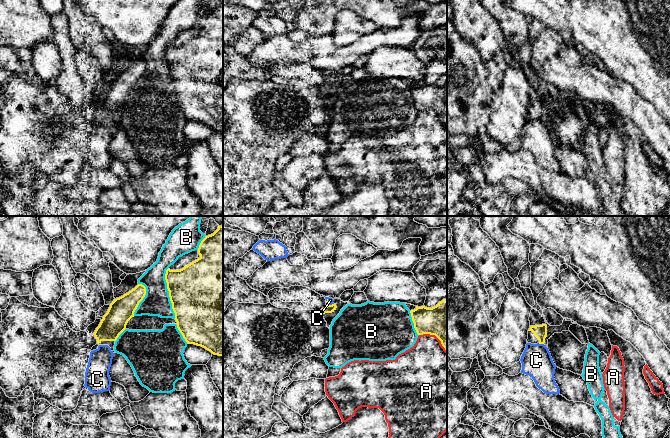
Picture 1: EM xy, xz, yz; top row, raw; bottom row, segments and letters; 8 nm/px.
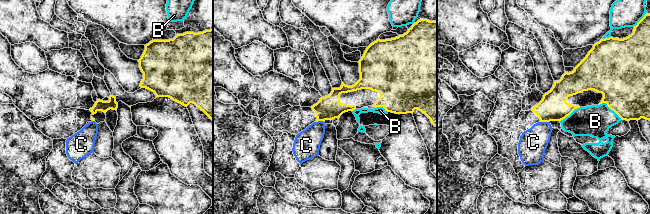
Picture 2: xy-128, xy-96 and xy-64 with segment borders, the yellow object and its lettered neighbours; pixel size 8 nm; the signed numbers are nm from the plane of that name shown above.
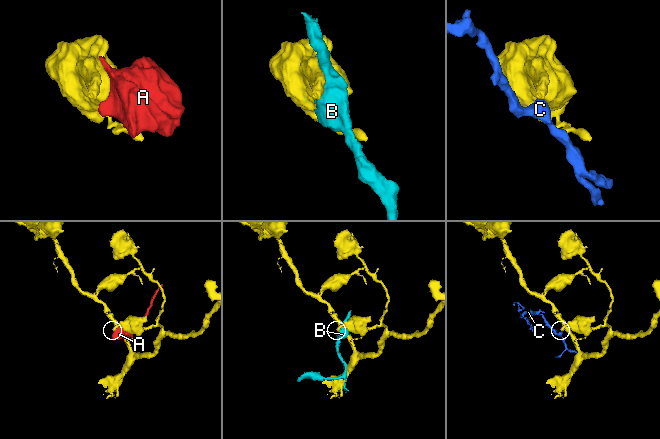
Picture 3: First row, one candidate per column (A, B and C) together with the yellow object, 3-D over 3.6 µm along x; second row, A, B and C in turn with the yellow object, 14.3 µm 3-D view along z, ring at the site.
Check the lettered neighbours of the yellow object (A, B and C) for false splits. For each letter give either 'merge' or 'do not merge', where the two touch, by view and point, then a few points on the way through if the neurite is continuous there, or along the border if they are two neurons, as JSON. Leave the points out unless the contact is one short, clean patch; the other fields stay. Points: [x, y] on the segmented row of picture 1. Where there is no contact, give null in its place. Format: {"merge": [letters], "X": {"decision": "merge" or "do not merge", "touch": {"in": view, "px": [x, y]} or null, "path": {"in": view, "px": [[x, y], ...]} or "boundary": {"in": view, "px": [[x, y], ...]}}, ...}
{"merge": [], "A": {"decision": "do not merge", "touch": {"in": "xz", "px": [435, 335]}}, "B": {"decision": "do not merge", "touch": {"in": "xy", "px": [169, 293]}}, "C": {"decision": "do not merge", "touch": {"in": "yz", "px": [541, 343]}}}

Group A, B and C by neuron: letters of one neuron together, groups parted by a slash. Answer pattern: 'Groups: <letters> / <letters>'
Groups: A / B / C

